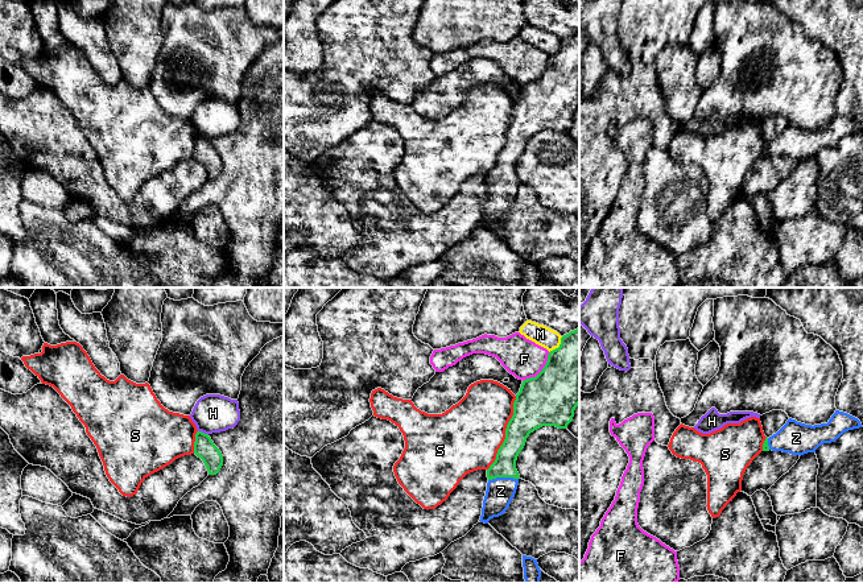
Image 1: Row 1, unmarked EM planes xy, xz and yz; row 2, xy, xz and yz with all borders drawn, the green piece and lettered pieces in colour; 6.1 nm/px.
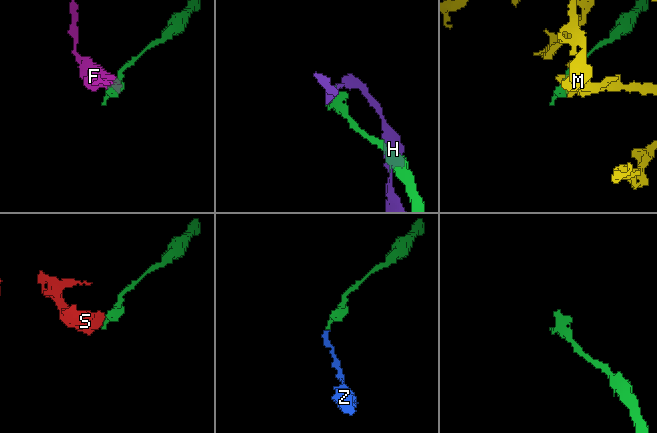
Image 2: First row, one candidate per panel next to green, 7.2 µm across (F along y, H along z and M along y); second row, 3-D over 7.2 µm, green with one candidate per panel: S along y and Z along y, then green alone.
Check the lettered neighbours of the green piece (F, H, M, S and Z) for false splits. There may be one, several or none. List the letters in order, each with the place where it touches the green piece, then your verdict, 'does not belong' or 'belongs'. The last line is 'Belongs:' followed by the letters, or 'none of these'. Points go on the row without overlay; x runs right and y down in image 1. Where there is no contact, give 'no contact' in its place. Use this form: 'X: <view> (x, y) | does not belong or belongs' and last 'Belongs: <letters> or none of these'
F: xz (541, 75) | does not belong
H: xy (203, 137) | does not belong
M: xz (560, 50) | does not belong
S: xz (506, 137) | does not belong
Z: xz (503, 181) | belongs
Belongs: Z

